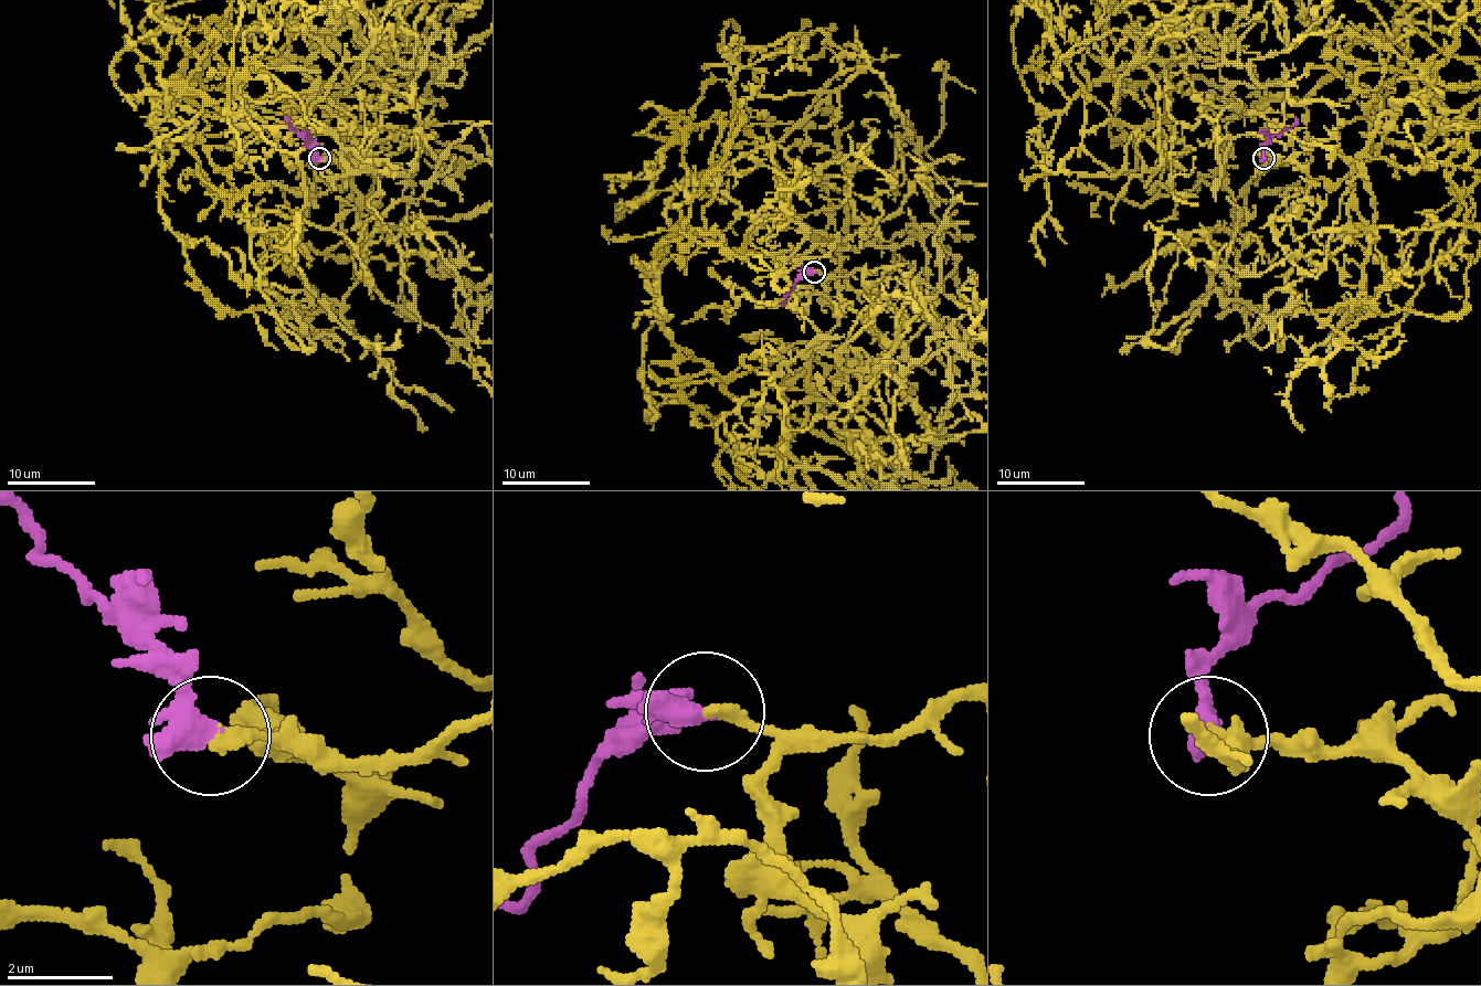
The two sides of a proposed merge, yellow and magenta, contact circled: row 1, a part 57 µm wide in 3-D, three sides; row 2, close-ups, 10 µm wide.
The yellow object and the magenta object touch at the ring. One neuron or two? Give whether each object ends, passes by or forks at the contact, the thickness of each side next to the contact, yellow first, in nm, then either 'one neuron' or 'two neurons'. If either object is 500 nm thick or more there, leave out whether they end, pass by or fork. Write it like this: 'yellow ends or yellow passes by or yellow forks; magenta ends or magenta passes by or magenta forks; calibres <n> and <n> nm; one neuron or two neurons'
calibres 240 and 550 nm; one neuron

